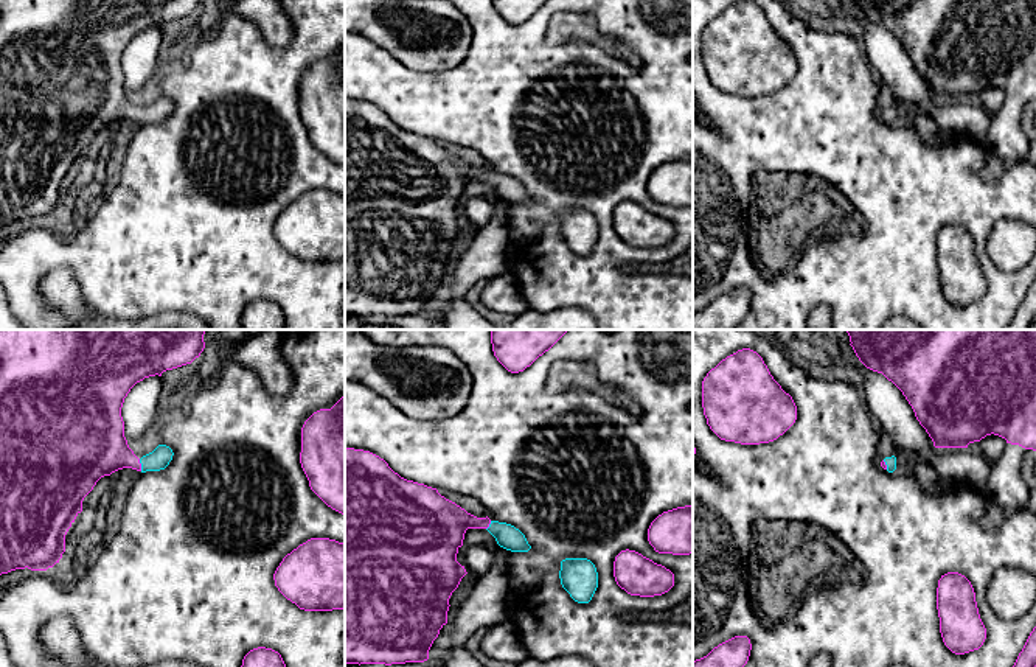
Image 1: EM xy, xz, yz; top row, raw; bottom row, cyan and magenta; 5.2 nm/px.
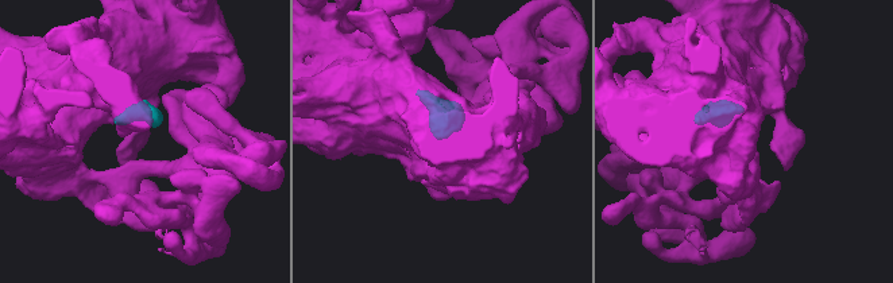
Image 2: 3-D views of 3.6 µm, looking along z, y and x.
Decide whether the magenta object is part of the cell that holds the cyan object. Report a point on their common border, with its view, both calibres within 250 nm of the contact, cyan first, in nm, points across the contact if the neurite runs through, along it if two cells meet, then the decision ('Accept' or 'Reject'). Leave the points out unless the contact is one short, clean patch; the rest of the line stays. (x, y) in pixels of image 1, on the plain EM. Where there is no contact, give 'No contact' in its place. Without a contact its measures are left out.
Touches cyan at xy (142, 117). Thickness 110 nm (cyan) against 300 nm. Path across: xy (159, 111), (142, 117), (97, 100). Accept

